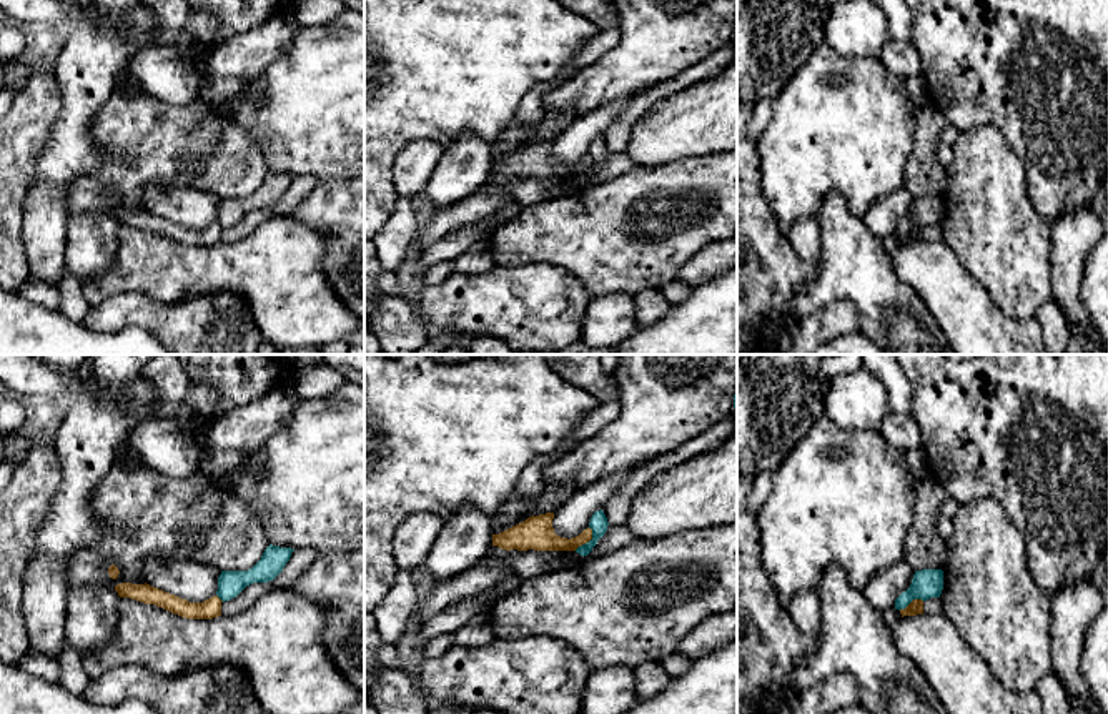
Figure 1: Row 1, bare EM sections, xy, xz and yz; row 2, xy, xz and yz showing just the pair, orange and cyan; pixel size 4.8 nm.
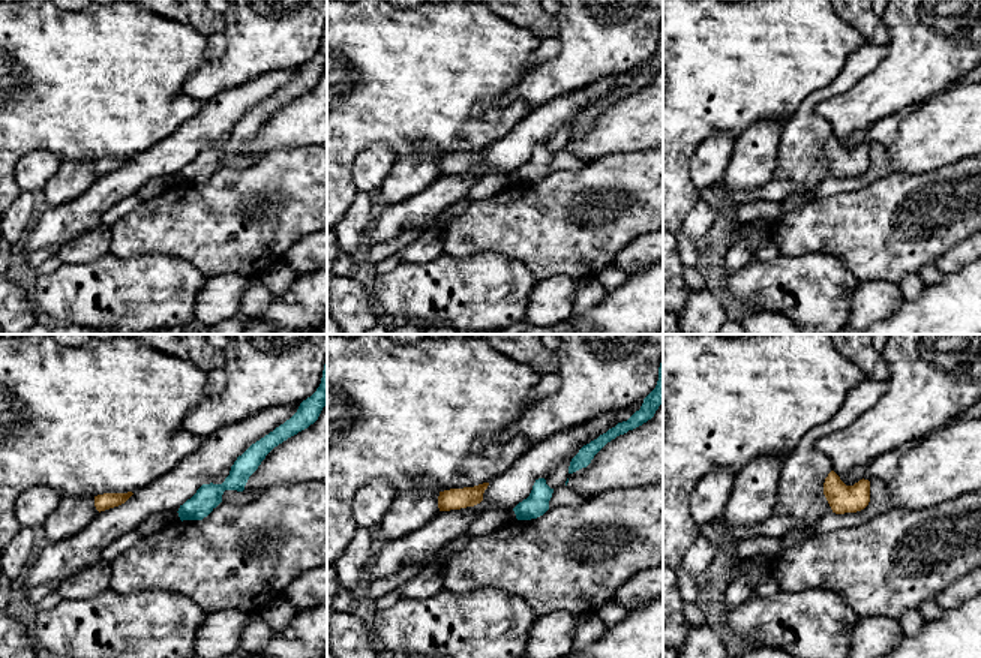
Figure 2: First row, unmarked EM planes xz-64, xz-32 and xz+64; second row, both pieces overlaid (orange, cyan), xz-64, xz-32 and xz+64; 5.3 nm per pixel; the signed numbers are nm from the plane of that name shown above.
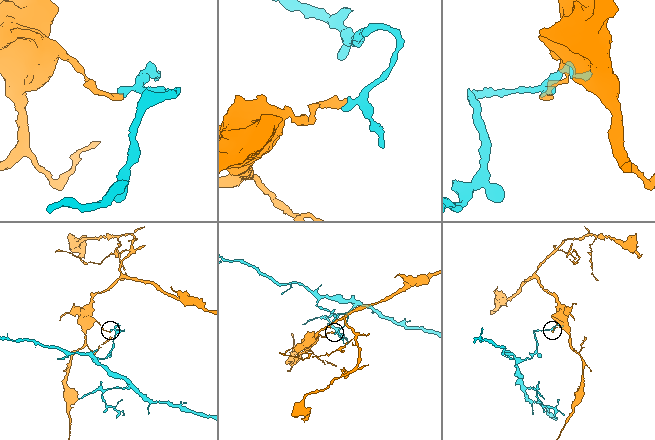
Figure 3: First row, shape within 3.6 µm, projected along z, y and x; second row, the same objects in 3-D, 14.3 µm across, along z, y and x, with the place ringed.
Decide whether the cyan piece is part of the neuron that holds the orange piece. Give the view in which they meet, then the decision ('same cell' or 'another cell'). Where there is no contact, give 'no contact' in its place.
xz | another cell

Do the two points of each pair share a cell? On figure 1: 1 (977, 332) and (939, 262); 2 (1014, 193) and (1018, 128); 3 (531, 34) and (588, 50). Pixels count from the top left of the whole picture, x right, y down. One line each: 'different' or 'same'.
1: same
2: different
3: different

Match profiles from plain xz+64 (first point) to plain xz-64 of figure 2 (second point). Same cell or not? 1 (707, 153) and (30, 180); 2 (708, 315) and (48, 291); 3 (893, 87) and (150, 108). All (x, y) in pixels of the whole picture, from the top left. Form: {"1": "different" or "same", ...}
{"1": "same", "2": "different", "3": "different"}

